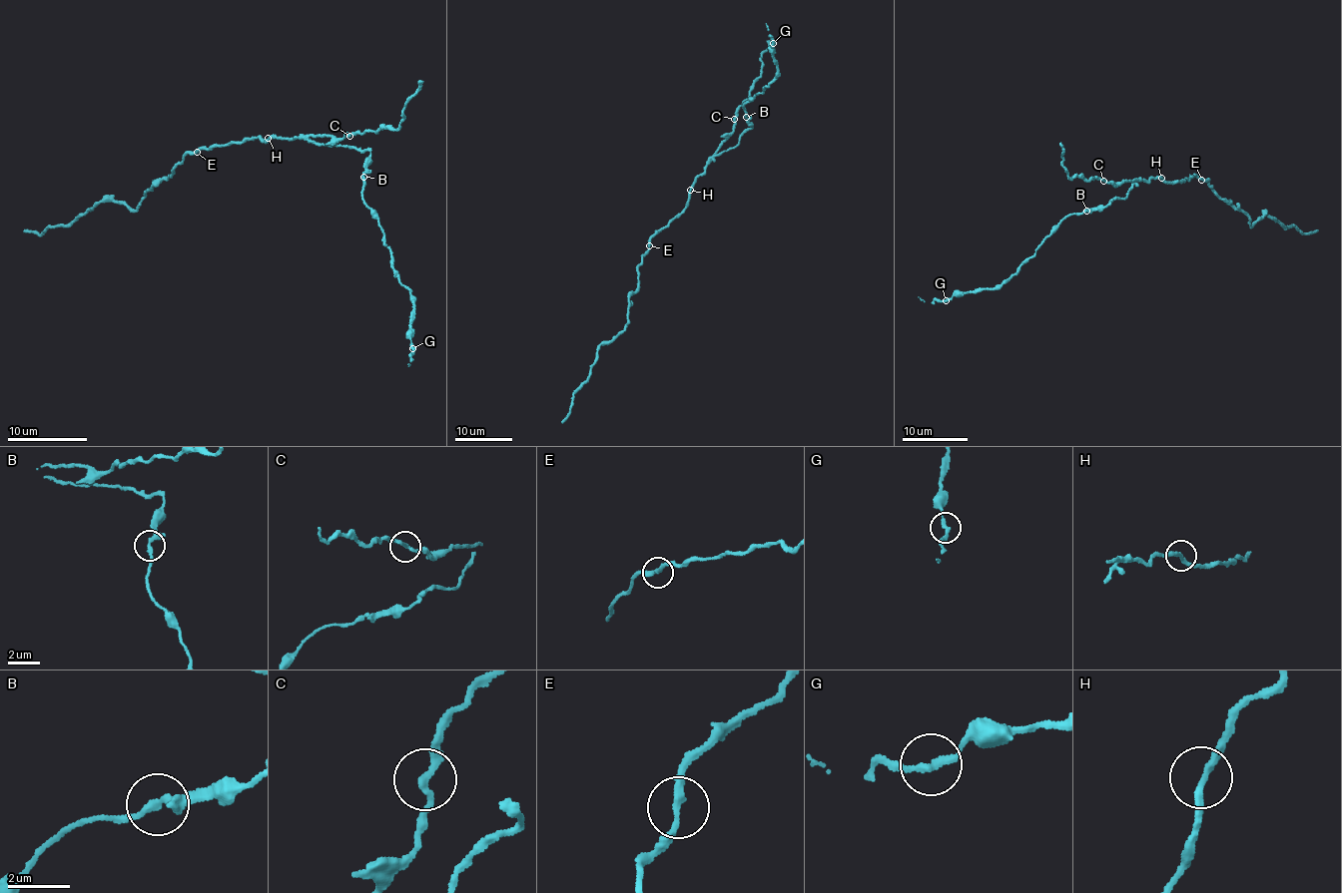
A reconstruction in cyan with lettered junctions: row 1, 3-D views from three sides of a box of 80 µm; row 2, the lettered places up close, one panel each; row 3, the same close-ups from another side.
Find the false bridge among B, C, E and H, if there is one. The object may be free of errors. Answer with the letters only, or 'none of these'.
none of these

